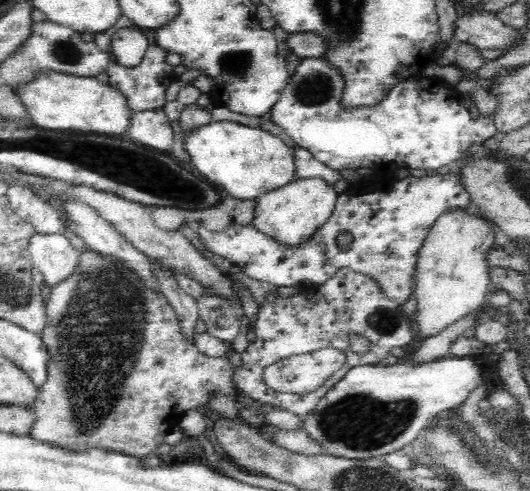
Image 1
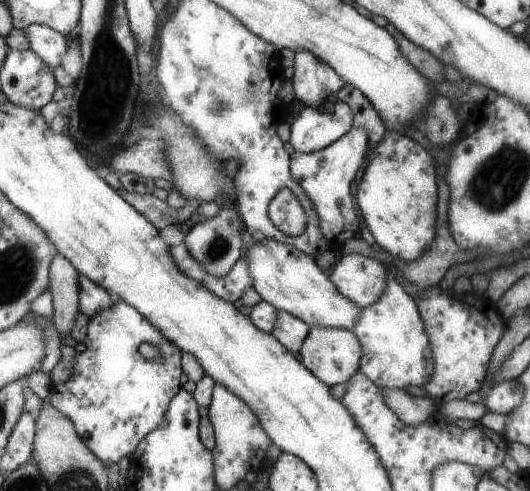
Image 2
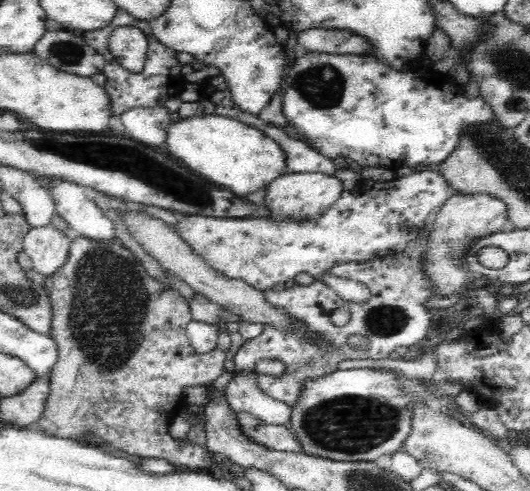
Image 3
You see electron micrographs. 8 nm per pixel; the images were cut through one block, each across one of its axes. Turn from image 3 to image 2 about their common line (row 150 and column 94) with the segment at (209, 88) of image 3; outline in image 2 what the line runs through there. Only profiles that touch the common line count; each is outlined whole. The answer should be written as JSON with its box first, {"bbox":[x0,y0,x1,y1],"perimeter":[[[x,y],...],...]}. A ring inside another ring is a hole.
{"bbox":[81,276,119,322],"perimeter":[[[81,276],[81,312],[89,318],[89,322],[117,304],[119,298],[113,296],[107,288],[93,282],[89,276]]]}

